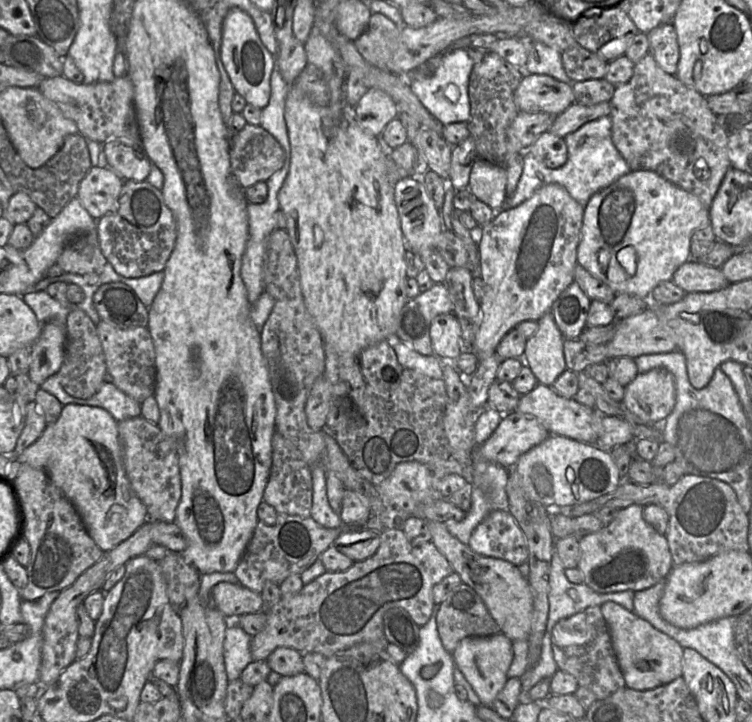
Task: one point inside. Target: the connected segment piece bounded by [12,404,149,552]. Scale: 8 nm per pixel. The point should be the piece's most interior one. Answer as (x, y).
(81, 452)

